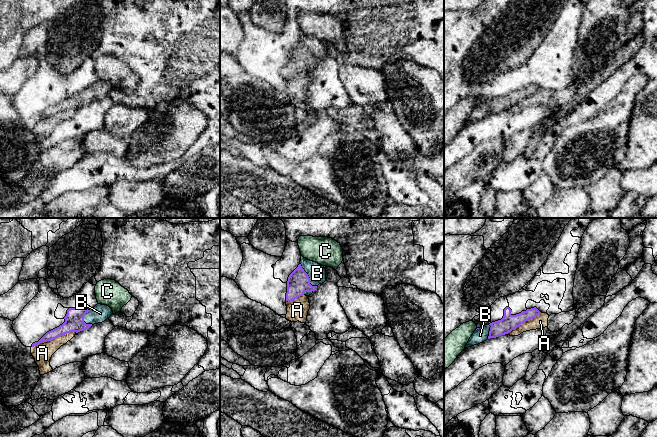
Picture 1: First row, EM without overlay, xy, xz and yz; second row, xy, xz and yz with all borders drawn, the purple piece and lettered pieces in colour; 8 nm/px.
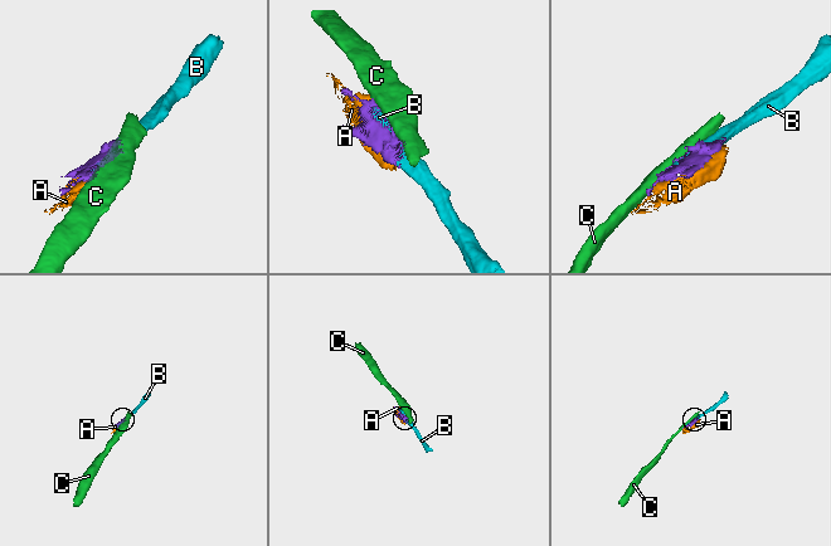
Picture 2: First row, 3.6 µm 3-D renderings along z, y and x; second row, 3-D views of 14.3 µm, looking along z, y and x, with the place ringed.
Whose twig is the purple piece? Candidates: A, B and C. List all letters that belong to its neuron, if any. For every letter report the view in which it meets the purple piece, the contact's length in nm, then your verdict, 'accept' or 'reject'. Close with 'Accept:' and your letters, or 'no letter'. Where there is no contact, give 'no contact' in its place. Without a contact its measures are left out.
A: meets purple in xy; contact 380 nm long; reject
B: meets purple in xz; contact 240 nm long; accept
C: no contact; reject
Accept: B

